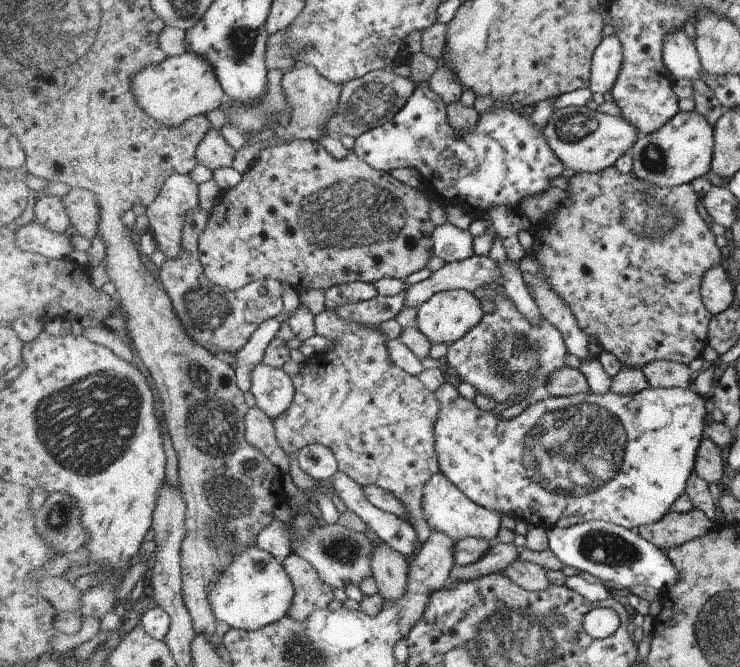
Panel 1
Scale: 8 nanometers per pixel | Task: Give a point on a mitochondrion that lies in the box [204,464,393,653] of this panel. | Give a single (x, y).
(342, 549)

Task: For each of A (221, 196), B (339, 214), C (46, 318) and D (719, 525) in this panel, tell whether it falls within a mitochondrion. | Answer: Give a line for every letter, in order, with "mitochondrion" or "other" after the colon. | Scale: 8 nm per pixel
A: other
B: mitochondrion
C: other
D: other

